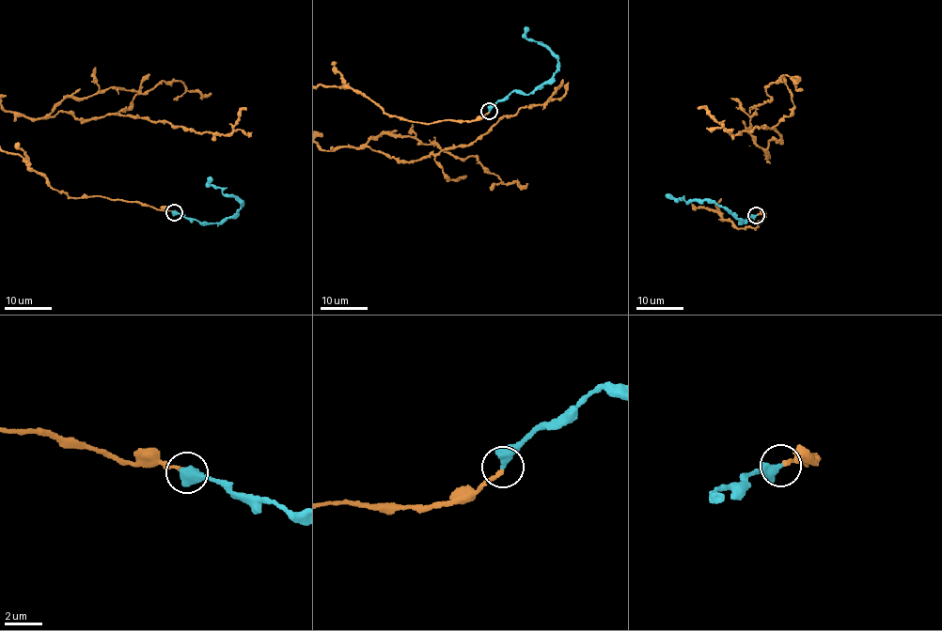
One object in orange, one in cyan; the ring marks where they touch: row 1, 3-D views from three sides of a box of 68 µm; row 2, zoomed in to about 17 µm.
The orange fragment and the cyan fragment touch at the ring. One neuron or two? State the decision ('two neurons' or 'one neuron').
one neuron

